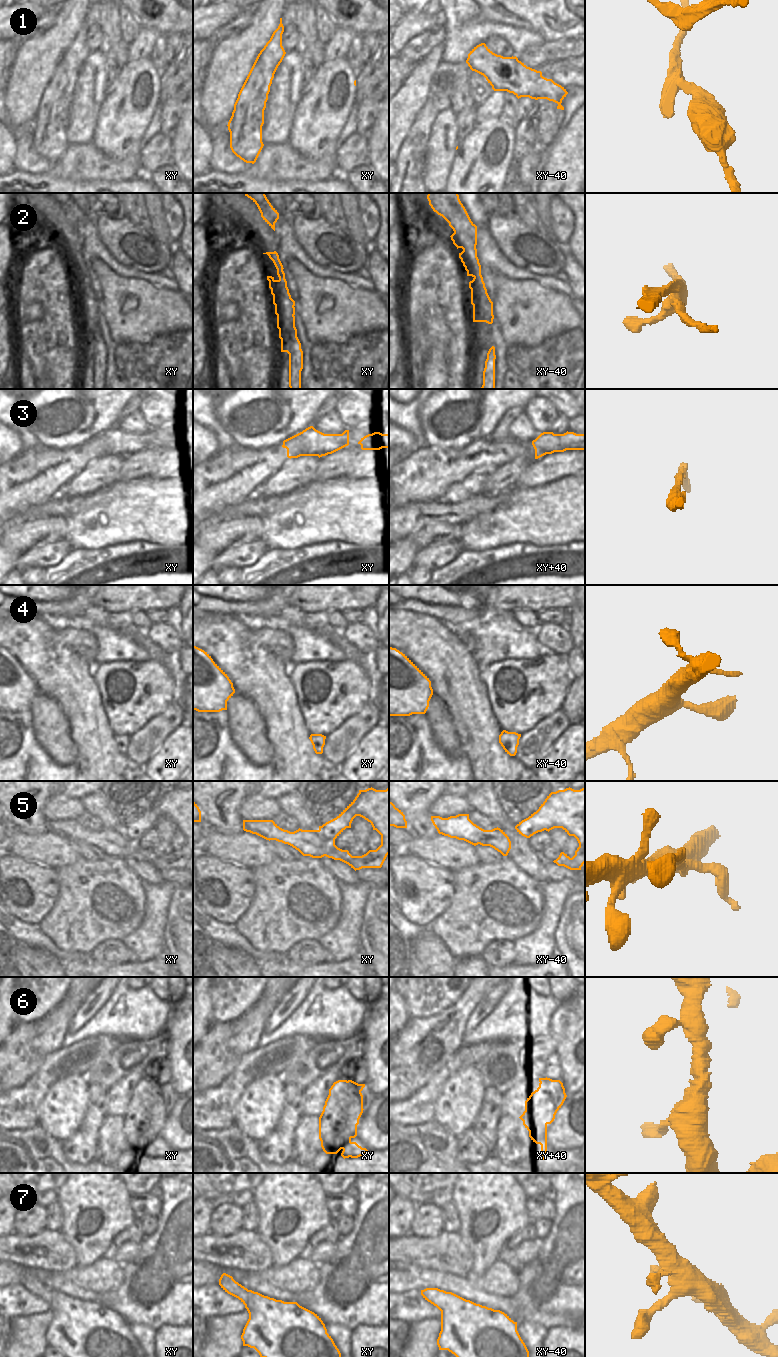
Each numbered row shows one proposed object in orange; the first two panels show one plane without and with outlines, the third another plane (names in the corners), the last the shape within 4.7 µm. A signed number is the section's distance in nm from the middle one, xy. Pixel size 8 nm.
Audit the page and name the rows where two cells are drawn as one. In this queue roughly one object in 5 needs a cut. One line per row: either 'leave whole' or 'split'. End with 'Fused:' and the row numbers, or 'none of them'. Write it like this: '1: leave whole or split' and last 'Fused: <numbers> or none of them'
1: split
2: split
3: leave whole
4: leave whole
5: leave whole
6: leave whole
7: leave whole
Fused: 1, 2

